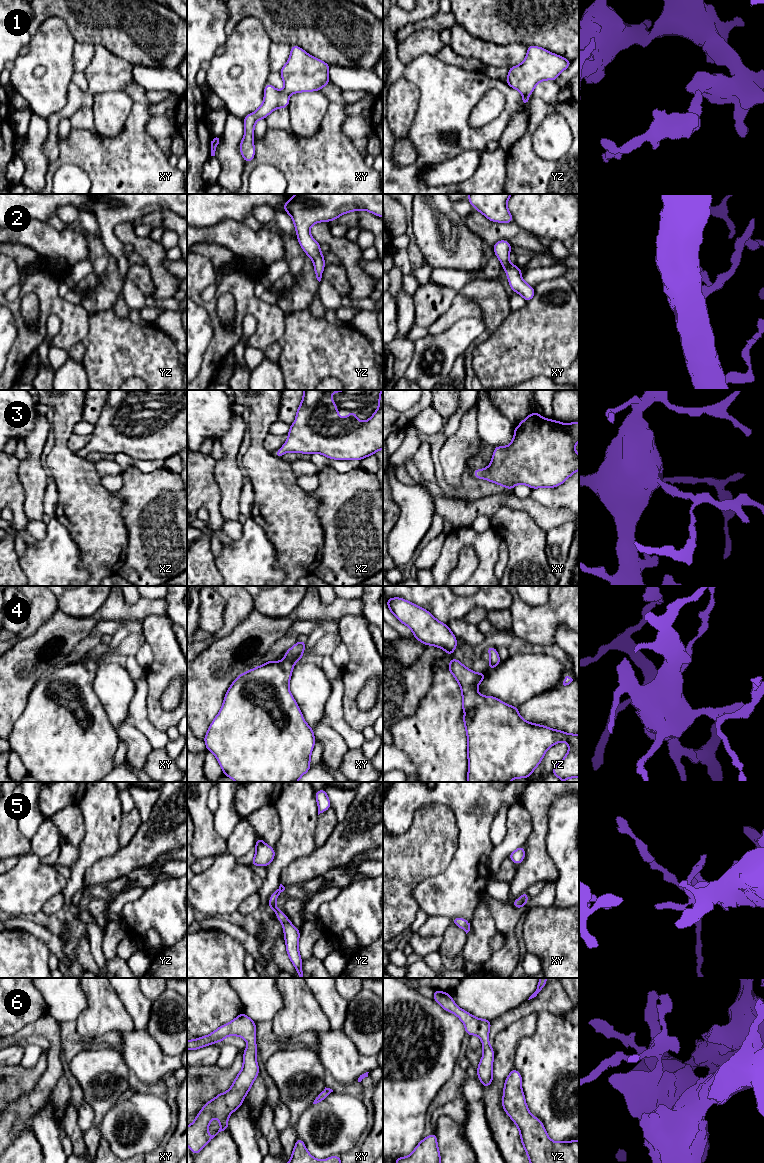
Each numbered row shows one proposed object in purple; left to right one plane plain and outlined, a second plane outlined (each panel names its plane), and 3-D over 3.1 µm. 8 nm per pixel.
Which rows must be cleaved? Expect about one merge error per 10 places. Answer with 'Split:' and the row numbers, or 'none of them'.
Split: none of them

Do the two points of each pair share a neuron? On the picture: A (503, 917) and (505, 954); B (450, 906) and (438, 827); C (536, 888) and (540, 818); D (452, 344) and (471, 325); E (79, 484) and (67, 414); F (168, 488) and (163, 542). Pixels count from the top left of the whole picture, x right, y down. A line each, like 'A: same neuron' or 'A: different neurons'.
A: same neuron
B: different neurons
C: different neurons
D: same neuron
E: same neuron
F: same neuron

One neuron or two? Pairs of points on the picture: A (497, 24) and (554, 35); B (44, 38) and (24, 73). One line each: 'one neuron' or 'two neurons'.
A: one neuron
B: one neuron

